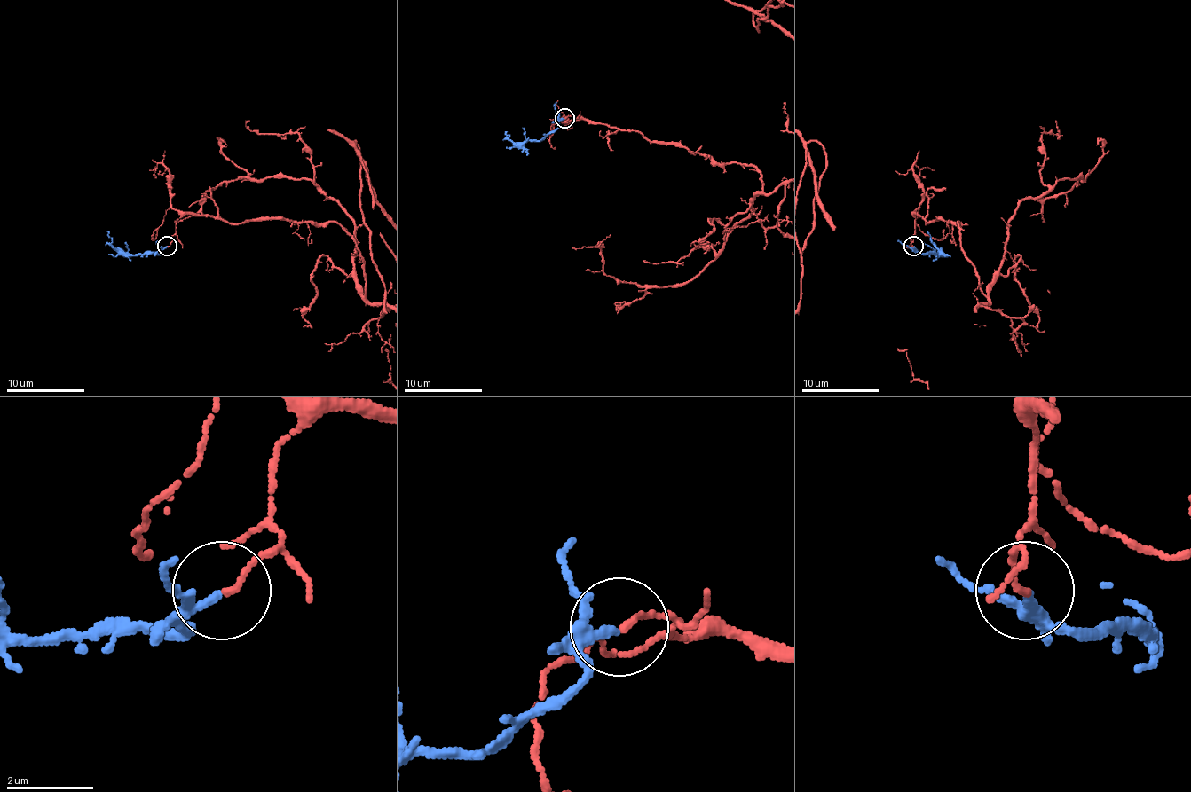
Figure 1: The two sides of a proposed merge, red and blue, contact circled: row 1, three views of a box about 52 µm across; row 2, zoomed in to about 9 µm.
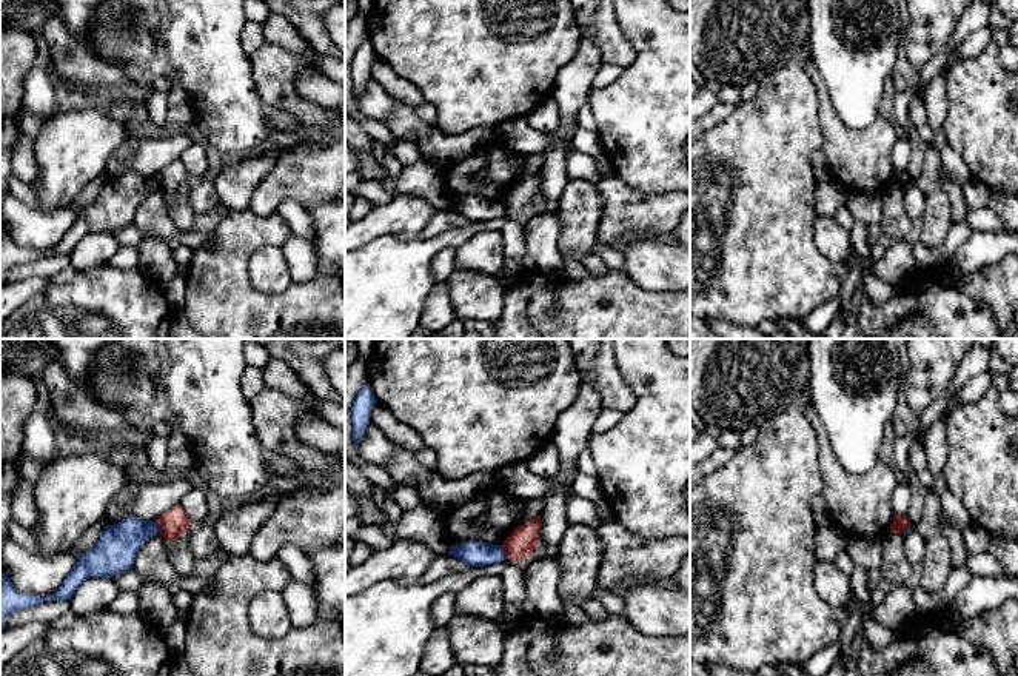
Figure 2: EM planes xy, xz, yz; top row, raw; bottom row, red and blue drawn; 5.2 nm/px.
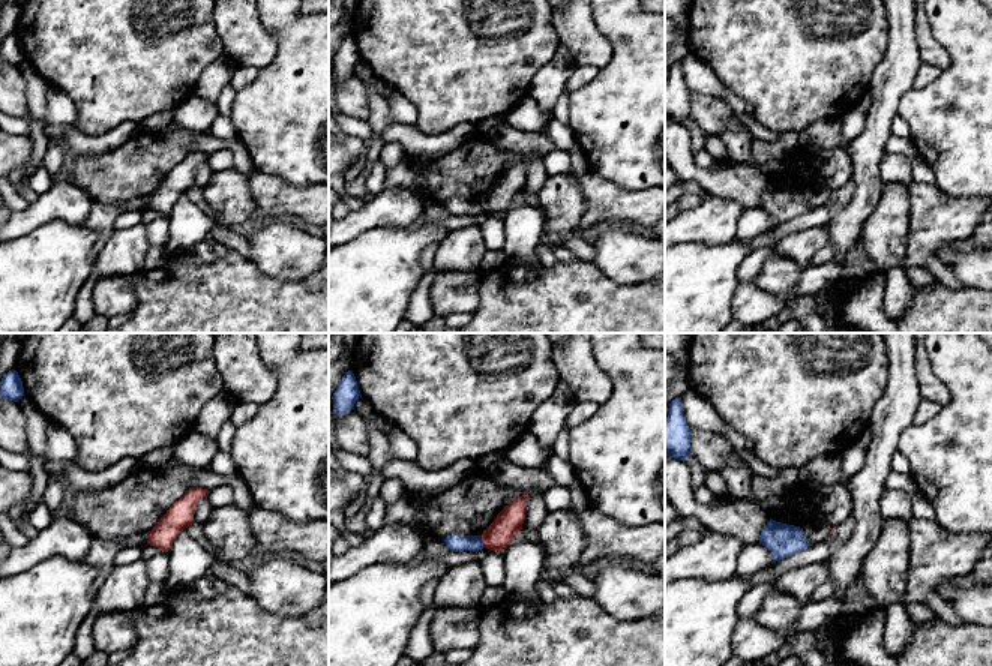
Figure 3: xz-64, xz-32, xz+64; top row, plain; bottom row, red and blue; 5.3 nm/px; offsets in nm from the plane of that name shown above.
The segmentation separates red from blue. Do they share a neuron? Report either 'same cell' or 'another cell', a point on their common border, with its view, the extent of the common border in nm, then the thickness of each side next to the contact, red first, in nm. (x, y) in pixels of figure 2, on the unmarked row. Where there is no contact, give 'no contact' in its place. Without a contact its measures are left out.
same cell | xz (505, 207) | 80 nm | 150/130 nm

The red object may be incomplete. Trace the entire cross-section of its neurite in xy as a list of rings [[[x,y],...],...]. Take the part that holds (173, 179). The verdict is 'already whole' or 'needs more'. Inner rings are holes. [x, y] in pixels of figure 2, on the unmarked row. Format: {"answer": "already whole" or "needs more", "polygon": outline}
{"answer": "needs more", "polygon": [[[180,159],[165,166],[157,176],[128,171],[116,180],[106,180],[97,199],[79,209],[75,220],[51,253],[35,253],[18,246],[0,226],[0,286],[6,285],[6,276],[14,266],[42,257],[69,256],[86,234],[112,233],[132,223],[139,205],[149,192],[160,188],[168,196],[177,194],[189,182],[189,174]]]}

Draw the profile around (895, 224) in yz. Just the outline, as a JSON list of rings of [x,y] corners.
[[[890,188],[882,196],[882,217],[879,225],[882,234],[893,242],[906,239],[912,226],[912,220],[904,208],[904,194],[904,189]]]

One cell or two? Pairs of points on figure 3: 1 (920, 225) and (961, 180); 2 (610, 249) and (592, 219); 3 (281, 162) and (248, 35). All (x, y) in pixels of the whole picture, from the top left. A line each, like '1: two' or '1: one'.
1: two
2: two
3: two

